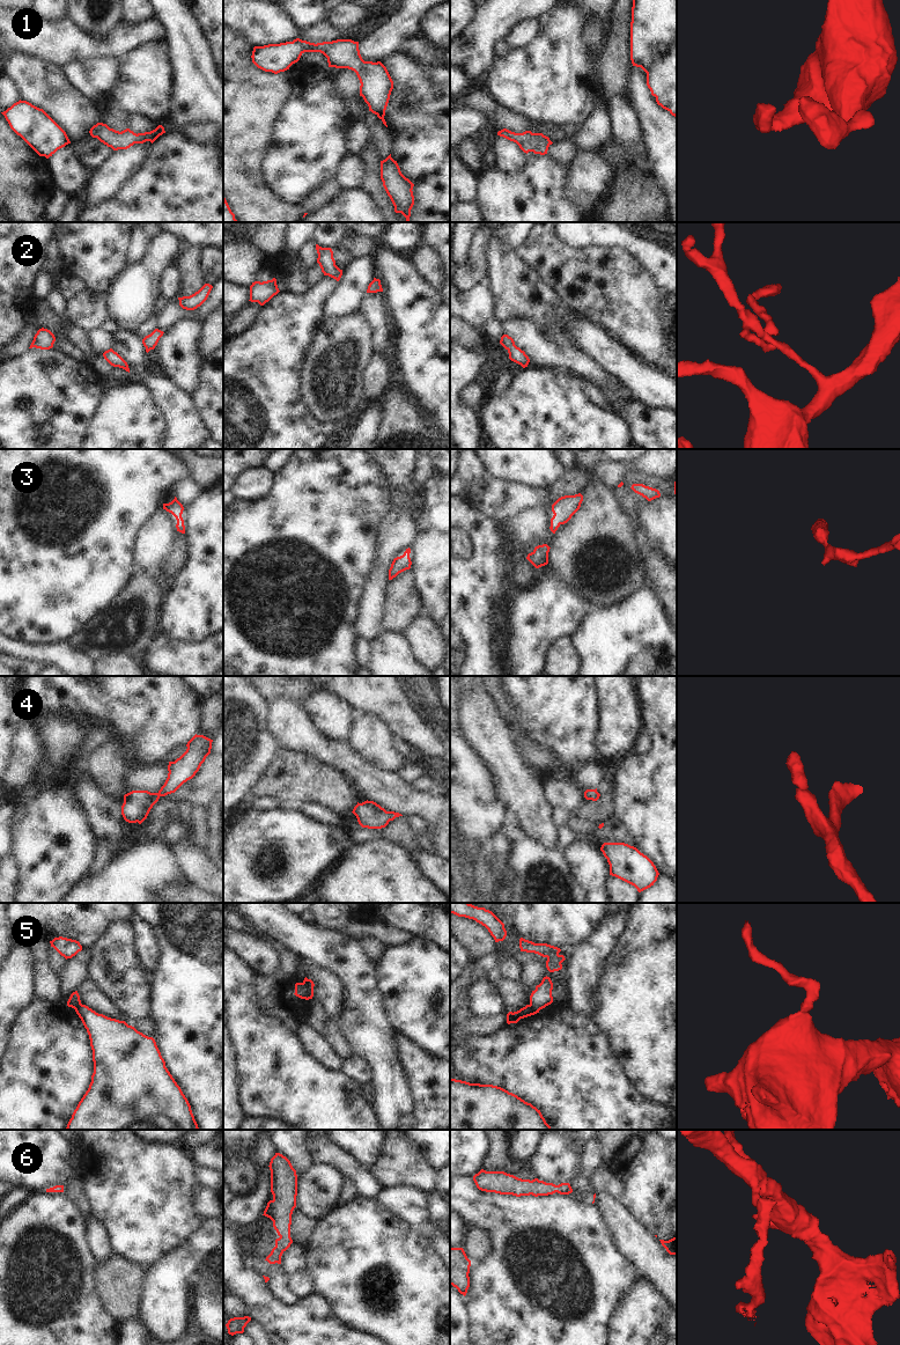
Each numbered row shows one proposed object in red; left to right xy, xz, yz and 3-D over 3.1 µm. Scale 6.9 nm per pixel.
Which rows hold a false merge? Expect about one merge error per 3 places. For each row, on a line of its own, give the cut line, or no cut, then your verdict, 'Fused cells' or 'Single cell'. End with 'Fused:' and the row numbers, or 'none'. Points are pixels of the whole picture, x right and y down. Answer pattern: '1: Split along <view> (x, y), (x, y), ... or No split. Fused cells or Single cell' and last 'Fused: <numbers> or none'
1: No split. Single cell
2: No split. Single cell
3: No split. Single cell
4: No split. Single cell
5: Split along xz (302, 983), (307, 987), (310, 998). Fused cells
6: No split. Single cell
Fused: 5.

